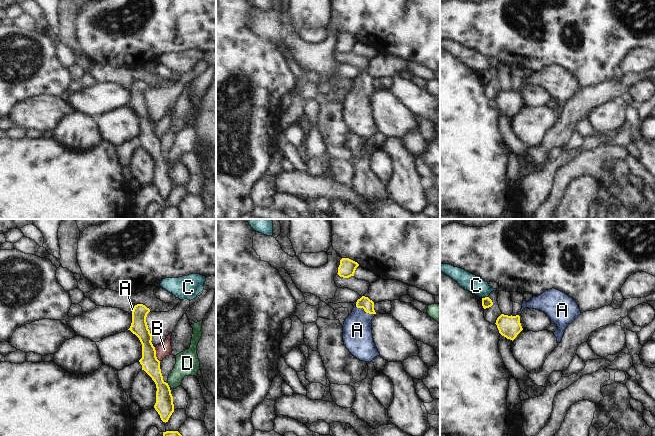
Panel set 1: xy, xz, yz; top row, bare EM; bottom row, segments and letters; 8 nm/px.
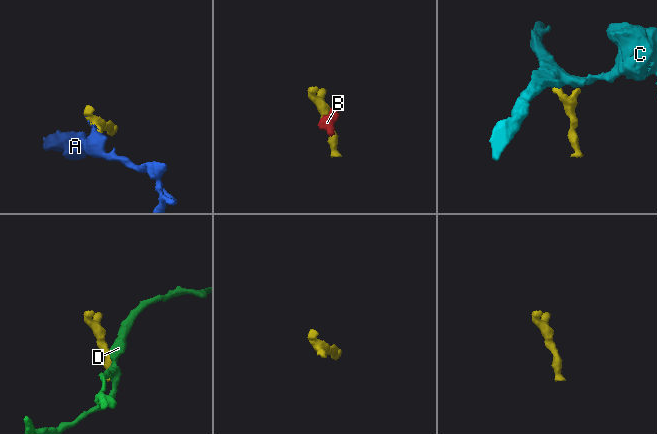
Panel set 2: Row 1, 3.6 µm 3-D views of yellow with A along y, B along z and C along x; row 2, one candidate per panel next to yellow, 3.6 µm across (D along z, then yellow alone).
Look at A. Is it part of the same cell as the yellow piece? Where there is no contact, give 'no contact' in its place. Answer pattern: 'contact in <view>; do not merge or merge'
contact in xz; merge

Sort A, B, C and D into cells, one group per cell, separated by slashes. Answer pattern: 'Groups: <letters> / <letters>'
Groups: A / B / C / D

